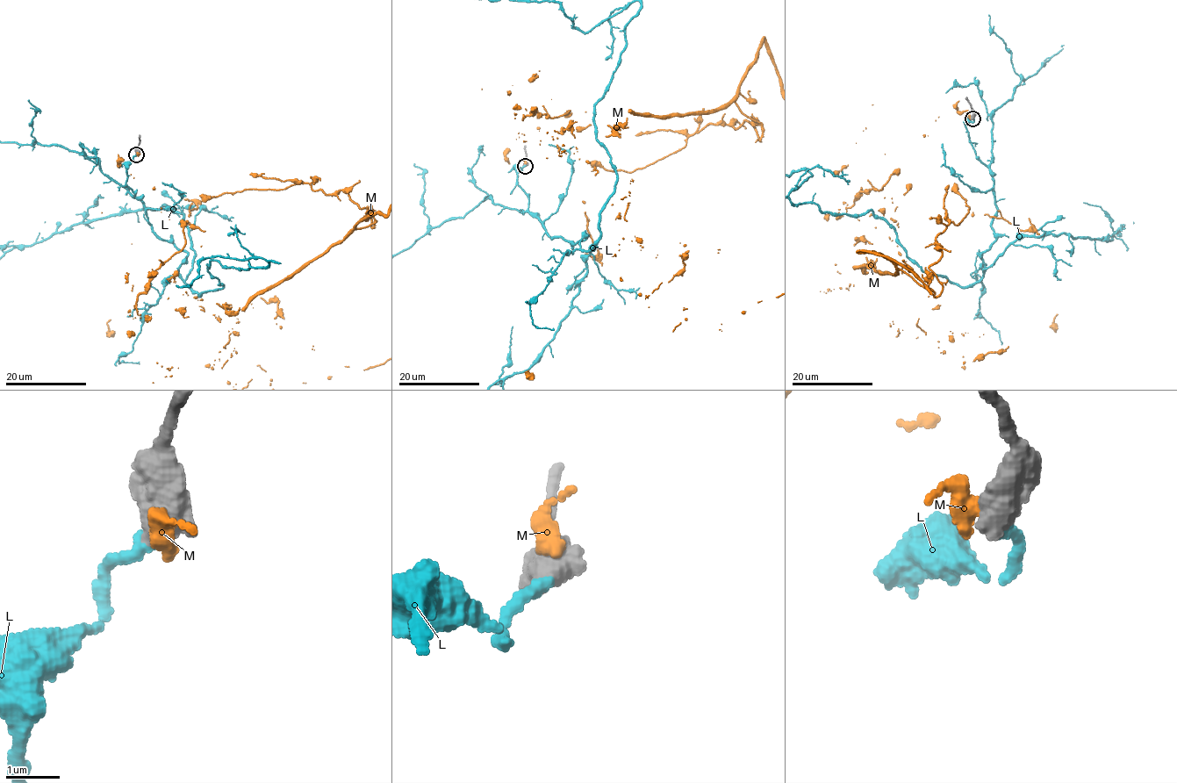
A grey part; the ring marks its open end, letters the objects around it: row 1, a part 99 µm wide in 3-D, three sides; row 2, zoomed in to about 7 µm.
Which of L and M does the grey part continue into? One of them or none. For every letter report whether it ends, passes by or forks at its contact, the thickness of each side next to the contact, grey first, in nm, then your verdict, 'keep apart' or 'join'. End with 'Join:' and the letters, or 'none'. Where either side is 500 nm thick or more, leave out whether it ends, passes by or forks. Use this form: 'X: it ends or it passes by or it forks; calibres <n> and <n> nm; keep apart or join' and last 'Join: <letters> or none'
L: calibres 650 and 240 nm; join
M: calibres 800 and 420 nm; keep apart
Join: L

